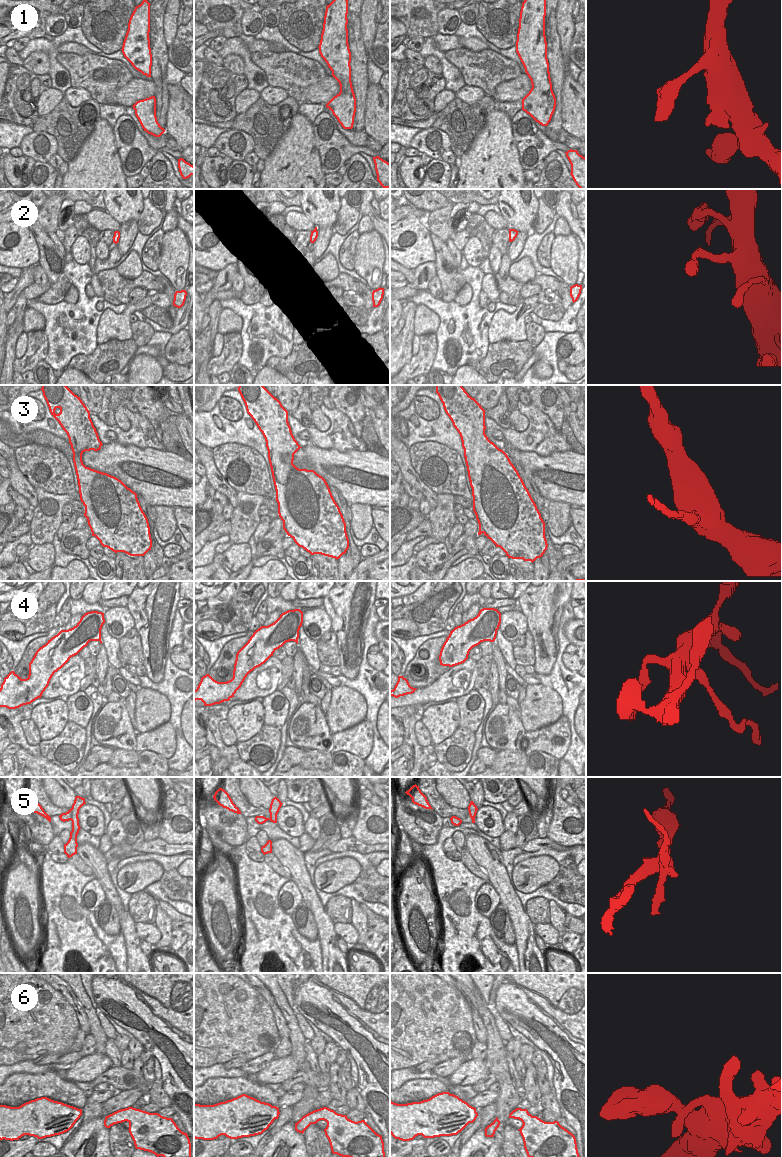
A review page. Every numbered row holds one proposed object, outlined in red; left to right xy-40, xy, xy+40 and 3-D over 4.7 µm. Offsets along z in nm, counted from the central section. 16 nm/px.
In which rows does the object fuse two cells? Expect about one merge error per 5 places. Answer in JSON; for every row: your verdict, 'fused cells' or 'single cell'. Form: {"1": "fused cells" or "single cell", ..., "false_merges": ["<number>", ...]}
{"1": "single cell", "2": "single cell", "3": "single cell", "4": "fused cells", "5": "single cell", "6": "single cell", "false_merges": ["4"]}

